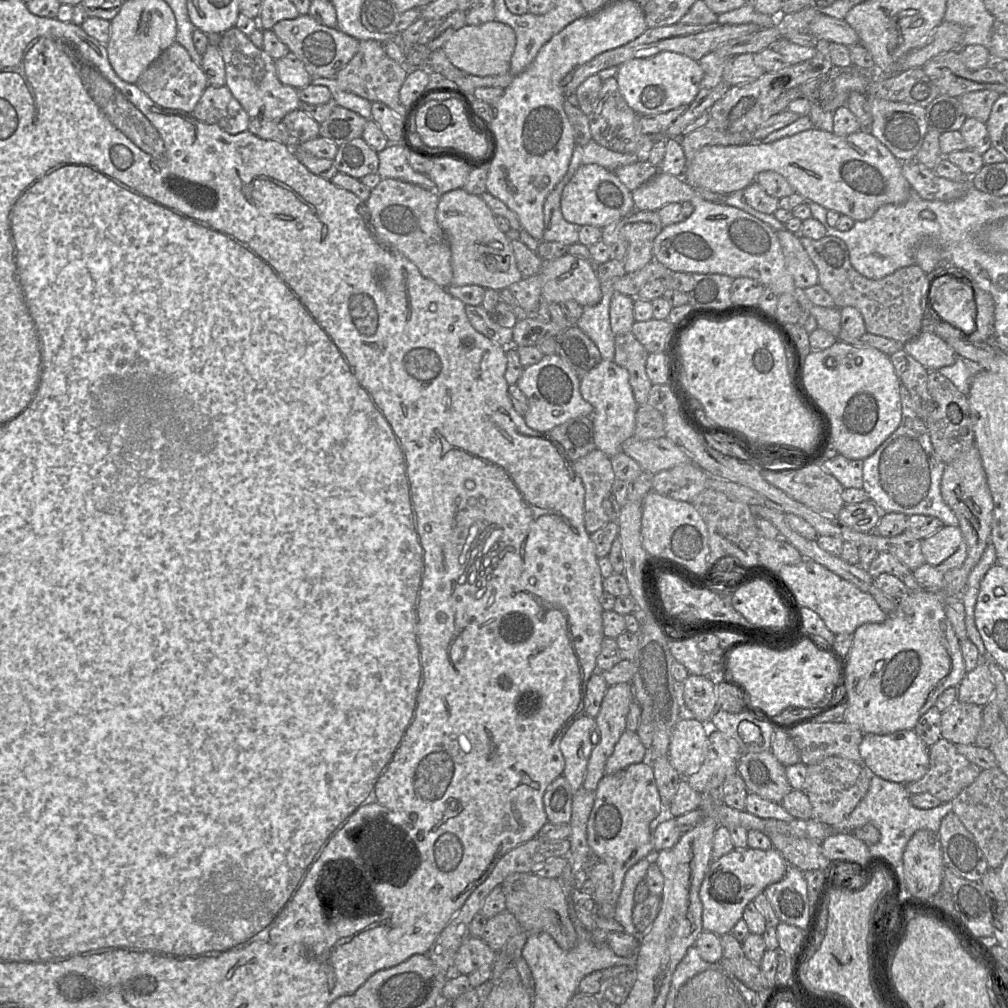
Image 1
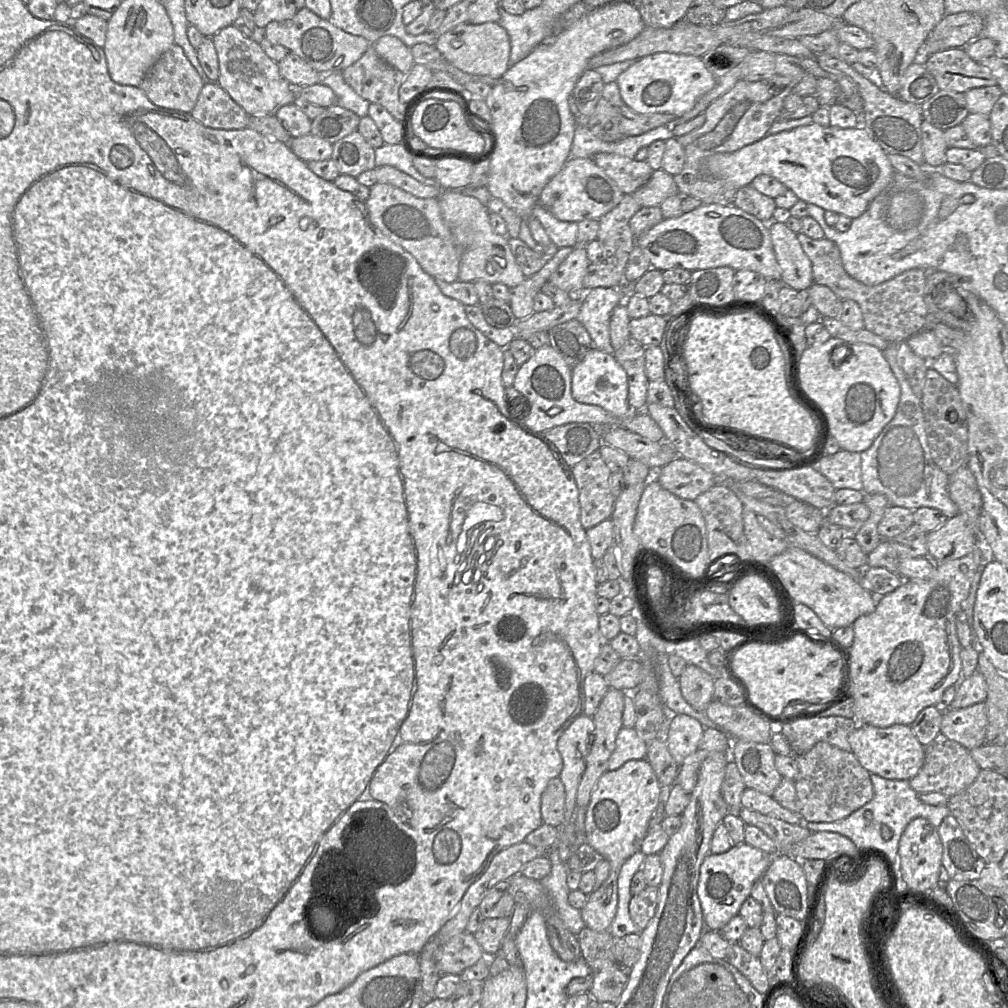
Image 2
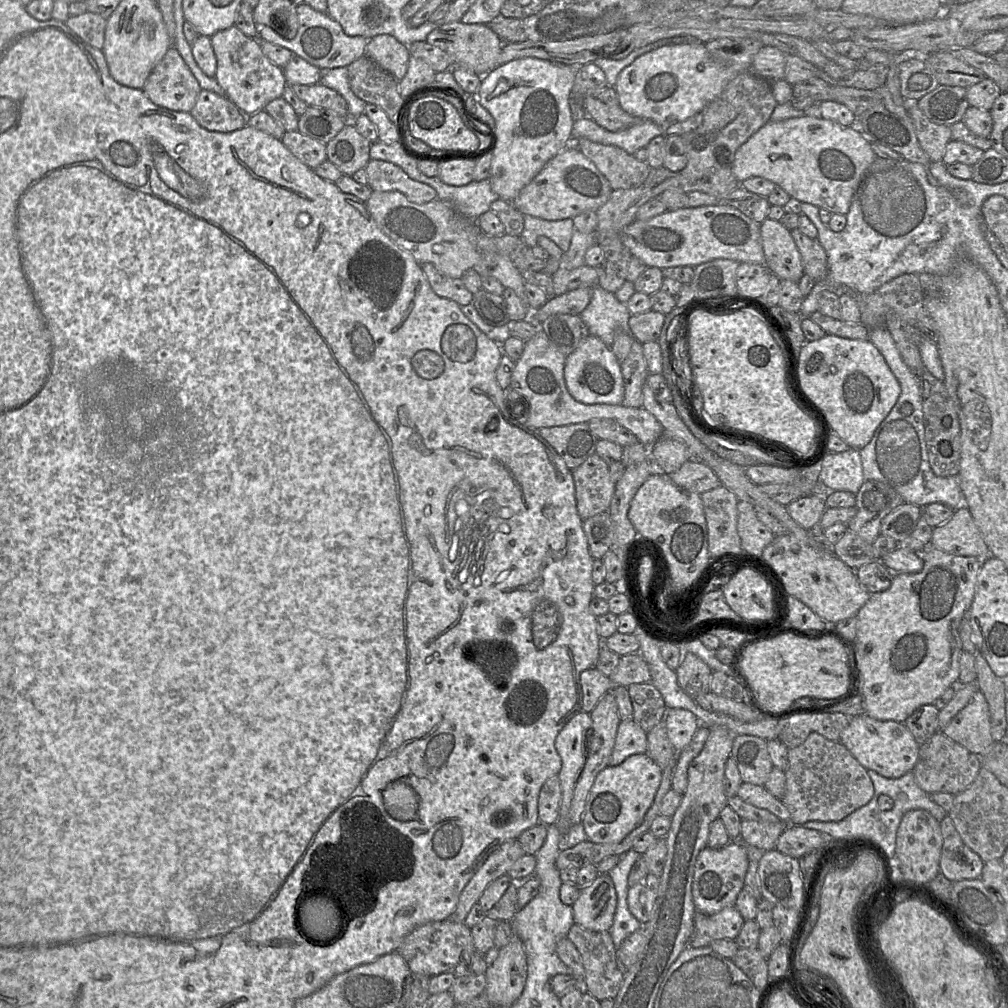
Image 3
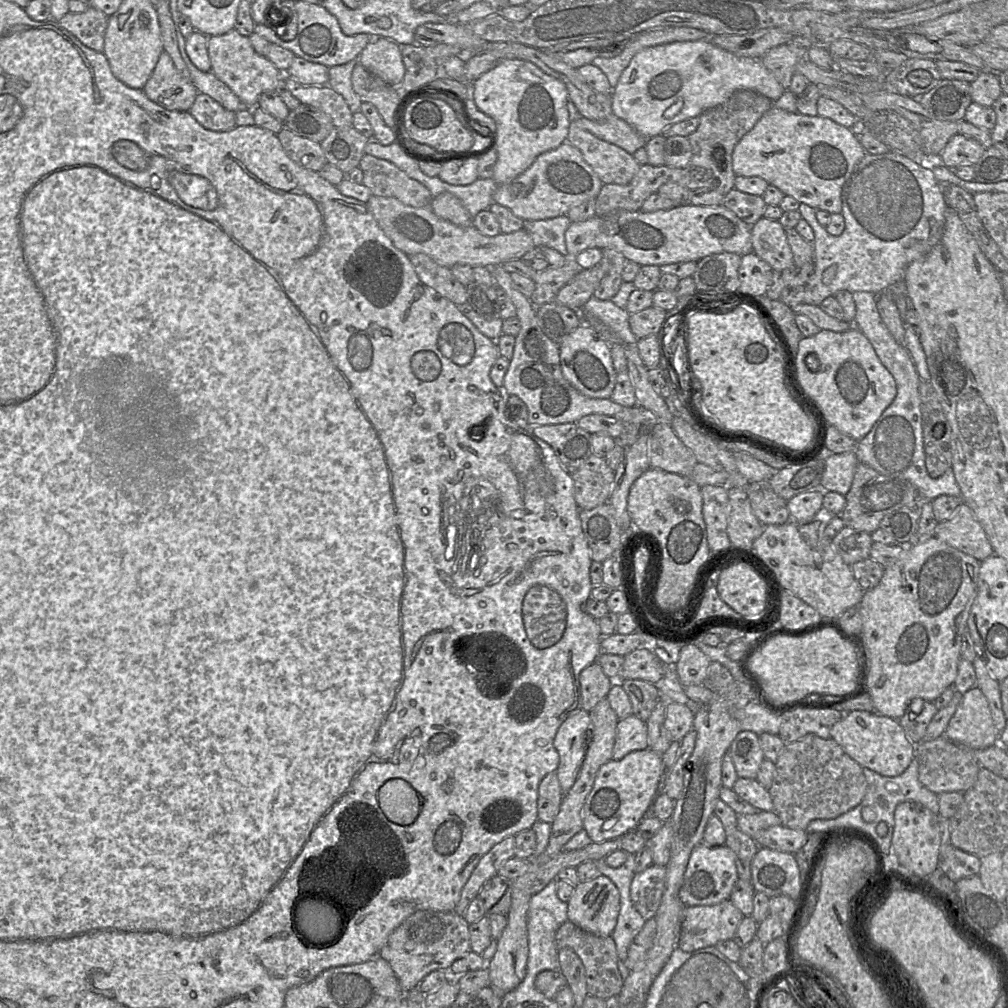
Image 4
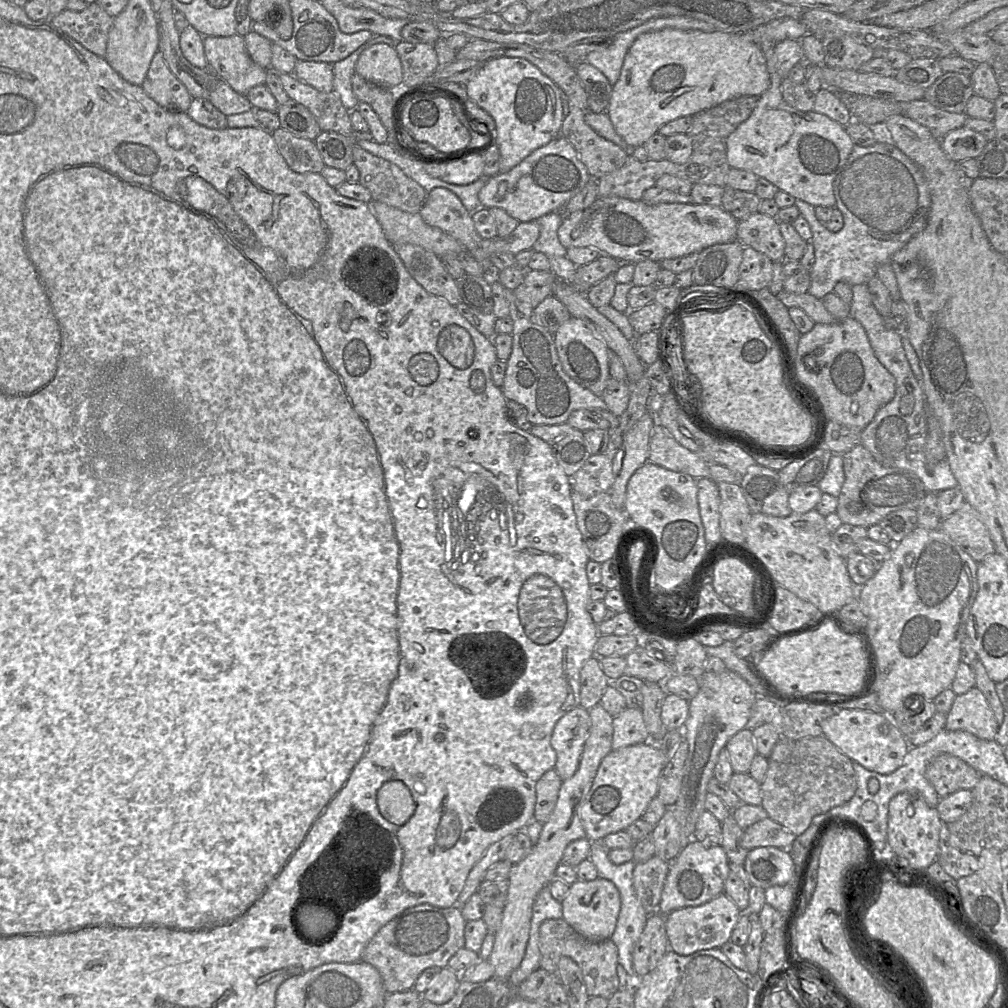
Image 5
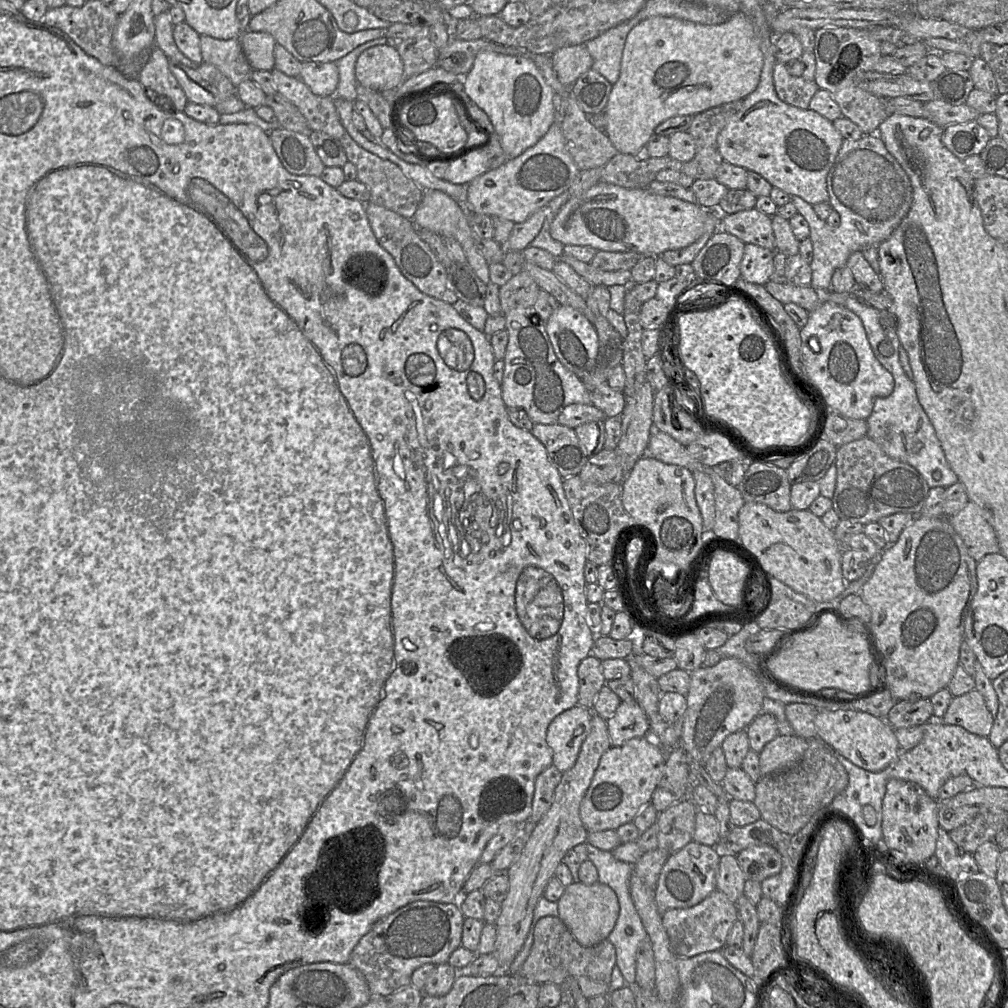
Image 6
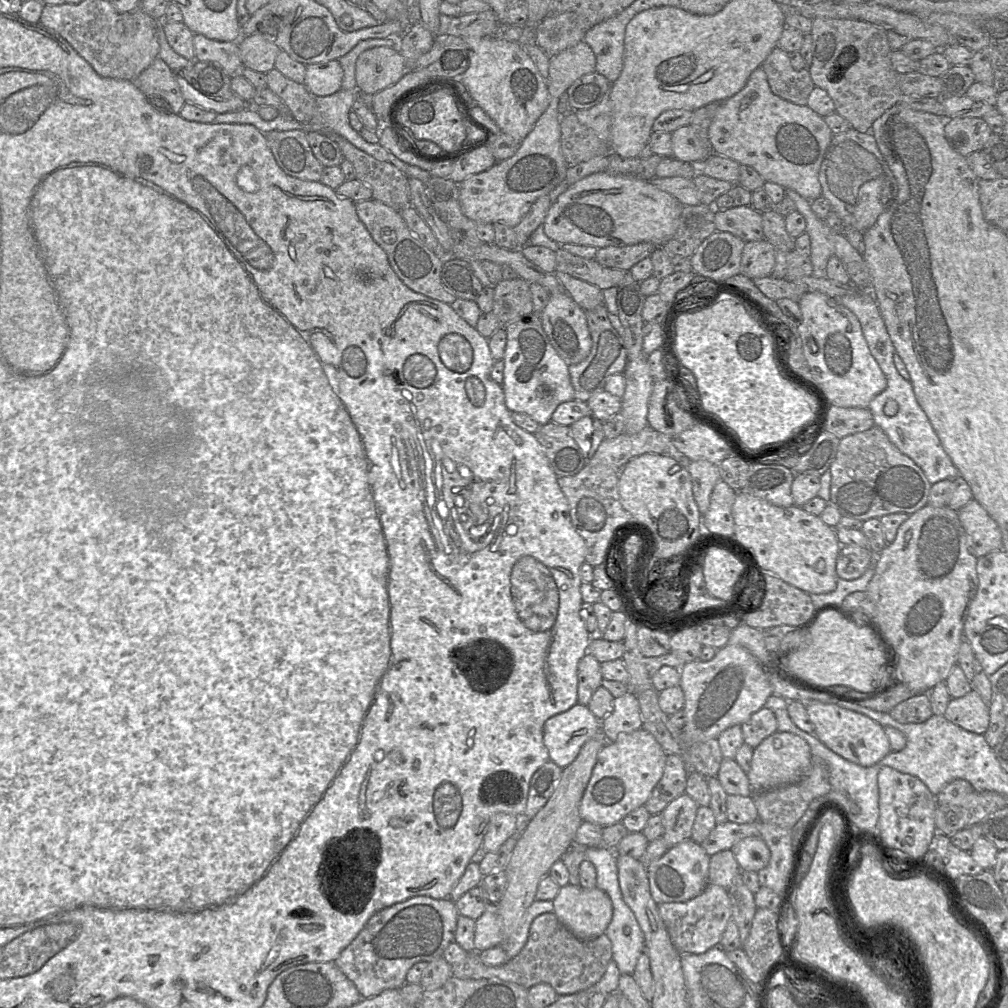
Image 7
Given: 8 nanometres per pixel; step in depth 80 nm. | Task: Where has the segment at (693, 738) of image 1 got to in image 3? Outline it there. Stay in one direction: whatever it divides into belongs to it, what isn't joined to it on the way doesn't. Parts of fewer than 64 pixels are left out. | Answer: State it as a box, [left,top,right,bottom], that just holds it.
[664,708,700,752]

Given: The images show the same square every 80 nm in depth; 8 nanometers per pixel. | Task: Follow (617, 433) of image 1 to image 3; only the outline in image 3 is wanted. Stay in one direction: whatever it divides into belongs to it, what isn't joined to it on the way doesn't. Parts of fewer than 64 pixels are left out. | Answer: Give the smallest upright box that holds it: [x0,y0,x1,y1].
[564,335,624,405]

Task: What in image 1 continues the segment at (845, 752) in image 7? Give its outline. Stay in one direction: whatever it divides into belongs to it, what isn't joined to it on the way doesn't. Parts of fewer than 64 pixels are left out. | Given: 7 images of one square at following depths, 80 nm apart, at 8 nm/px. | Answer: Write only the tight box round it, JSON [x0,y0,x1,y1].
[859,730,929,785]

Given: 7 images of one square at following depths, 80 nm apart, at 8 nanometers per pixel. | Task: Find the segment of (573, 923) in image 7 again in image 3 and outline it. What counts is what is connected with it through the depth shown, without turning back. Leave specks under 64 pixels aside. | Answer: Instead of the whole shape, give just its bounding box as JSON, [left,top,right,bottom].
[572,874,617,931]

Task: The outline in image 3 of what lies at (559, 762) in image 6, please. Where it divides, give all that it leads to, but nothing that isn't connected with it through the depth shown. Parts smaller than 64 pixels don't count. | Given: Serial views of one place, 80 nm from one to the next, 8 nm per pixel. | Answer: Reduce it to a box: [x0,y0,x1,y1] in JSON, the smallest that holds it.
[555,711,594,838]

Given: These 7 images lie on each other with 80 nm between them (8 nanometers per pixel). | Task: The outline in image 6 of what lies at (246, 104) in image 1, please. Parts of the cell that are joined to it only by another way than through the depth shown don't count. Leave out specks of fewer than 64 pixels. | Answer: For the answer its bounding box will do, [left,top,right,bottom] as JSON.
[200,35,253,87]

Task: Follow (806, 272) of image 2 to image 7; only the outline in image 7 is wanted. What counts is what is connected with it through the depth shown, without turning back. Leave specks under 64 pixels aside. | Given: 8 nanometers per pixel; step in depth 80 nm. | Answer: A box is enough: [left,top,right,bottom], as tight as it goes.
[714,206,765,242]

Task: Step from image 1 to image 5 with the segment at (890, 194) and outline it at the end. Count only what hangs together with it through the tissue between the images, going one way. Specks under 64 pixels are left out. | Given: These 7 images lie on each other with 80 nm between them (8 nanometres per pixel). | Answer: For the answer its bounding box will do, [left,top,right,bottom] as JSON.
[727,41,854,208]

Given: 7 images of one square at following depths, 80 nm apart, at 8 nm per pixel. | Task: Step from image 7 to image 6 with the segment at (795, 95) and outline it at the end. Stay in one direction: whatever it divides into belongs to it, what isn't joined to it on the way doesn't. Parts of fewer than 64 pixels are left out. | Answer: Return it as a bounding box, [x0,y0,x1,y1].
[773,61,819,109]

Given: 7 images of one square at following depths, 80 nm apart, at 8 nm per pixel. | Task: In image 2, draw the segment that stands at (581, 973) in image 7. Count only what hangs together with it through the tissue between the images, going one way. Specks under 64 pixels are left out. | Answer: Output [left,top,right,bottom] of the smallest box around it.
[578,928,629,1005]

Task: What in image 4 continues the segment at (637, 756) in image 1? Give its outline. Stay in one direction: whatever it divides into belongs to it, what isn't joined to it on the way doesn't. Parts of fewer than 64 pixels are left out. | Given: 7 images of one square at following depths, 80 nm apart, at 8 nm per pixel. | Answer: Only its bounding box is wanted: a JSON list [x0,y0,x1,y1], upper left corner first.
[612,714,649,760]

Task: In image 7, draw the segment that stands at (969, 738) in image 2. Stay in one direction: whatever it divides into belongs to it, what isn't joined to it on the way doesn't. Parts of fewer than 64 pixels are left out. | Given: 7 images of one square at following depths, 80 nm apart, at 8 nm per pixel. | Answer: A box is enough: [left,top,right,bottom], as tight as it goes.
[944,689,989,735]

